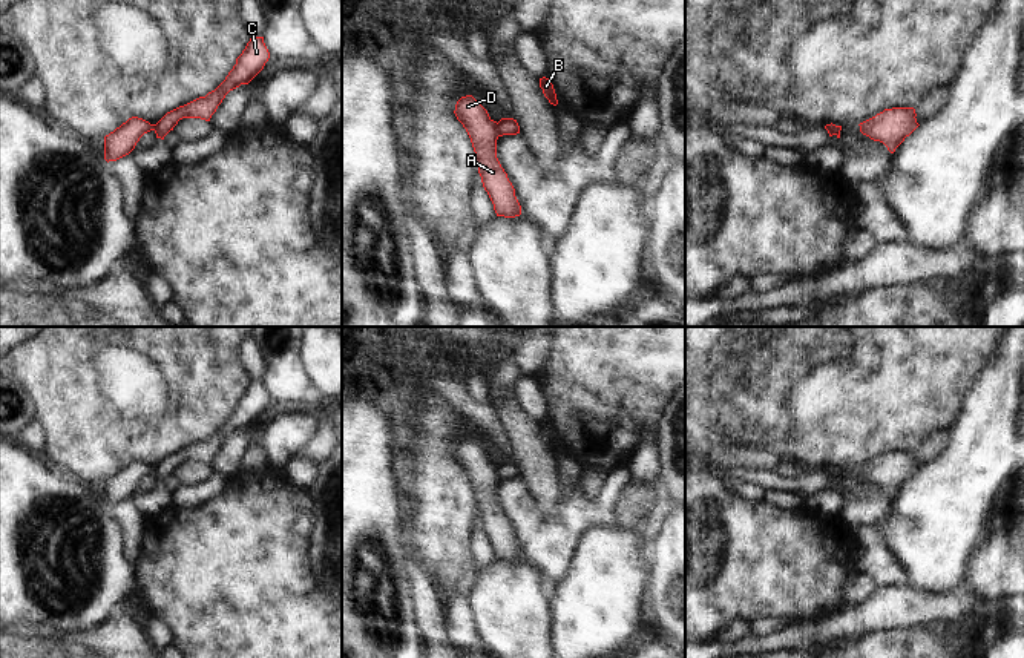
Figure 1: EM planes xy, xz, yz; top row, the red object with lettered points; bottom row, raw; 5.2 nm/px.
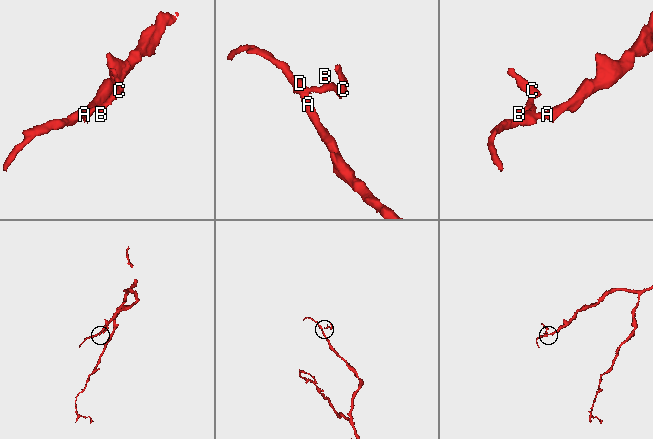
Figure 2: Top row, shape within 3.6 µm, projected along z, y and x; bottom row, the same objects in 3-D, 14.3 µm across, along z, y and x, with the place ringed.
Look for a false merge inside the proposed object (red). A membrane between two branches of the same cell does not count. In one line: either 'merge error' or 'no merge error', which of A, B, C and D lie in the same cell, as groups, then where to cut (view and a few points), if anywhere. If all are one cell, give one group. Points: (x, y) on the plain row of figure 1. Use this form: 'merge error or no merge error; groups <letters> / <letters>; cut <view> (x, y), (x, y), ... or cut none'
merge error; groups A D / B C; cut xz (495, 467), (498, 479)

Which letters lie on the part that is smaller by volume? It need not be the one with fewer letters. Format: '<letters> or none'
B, C

